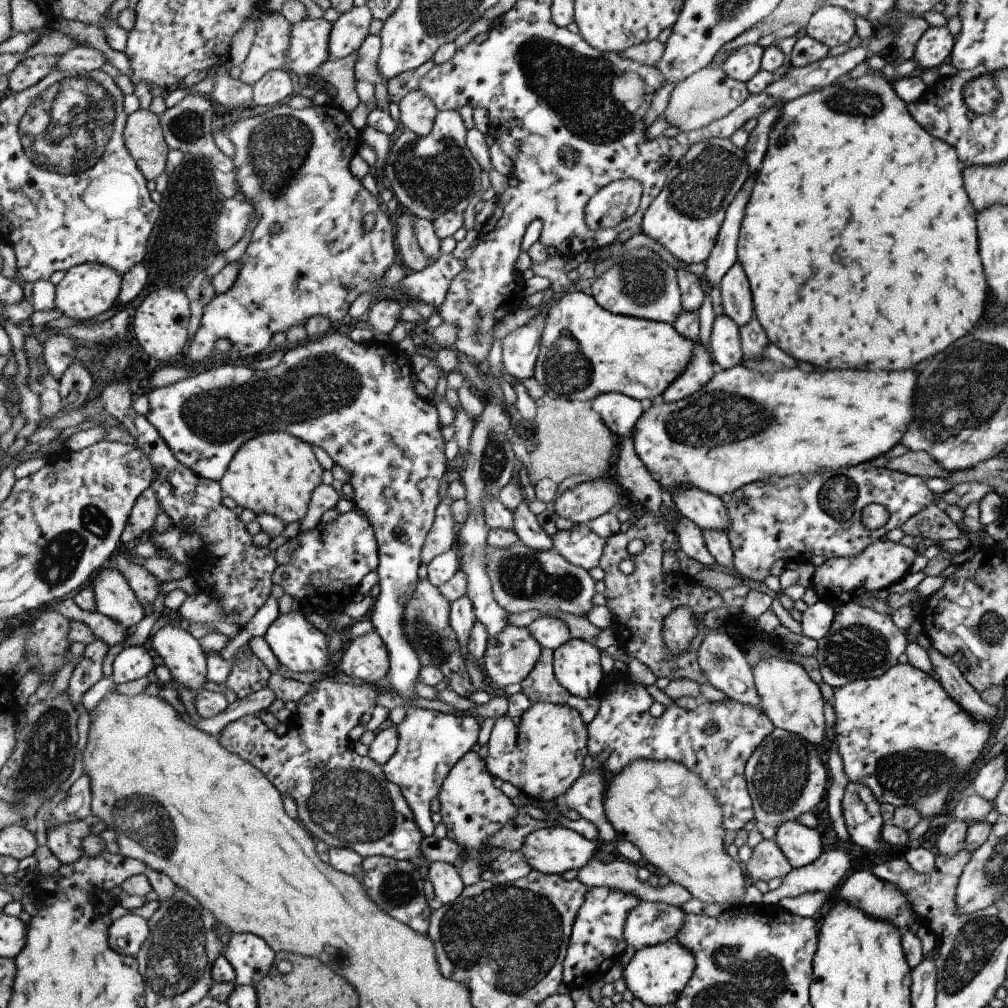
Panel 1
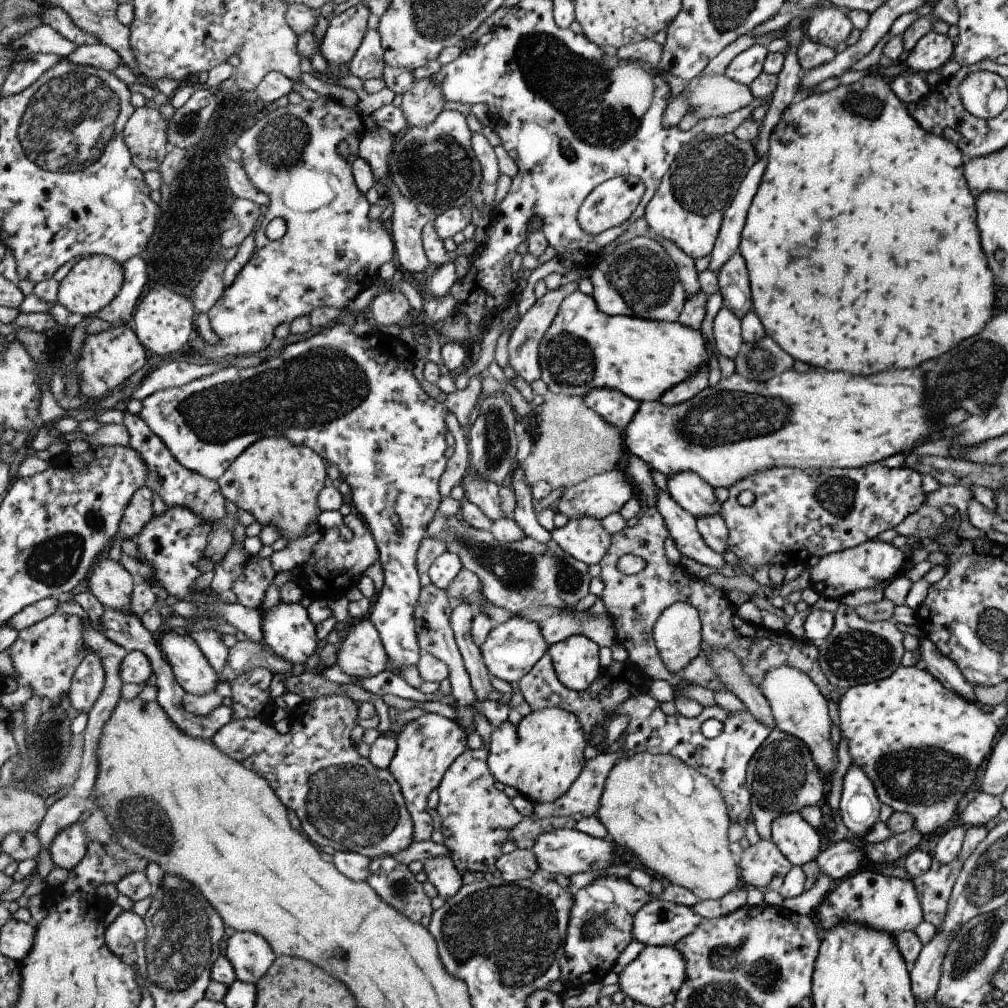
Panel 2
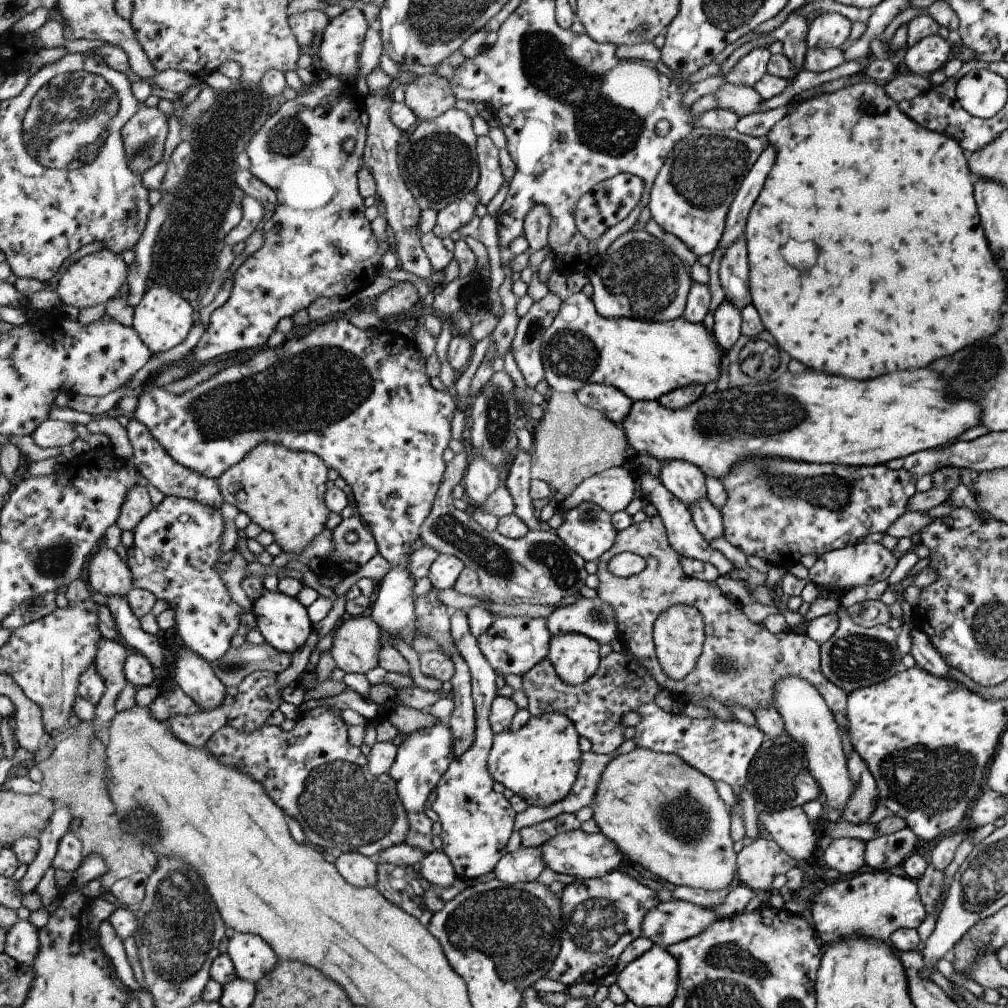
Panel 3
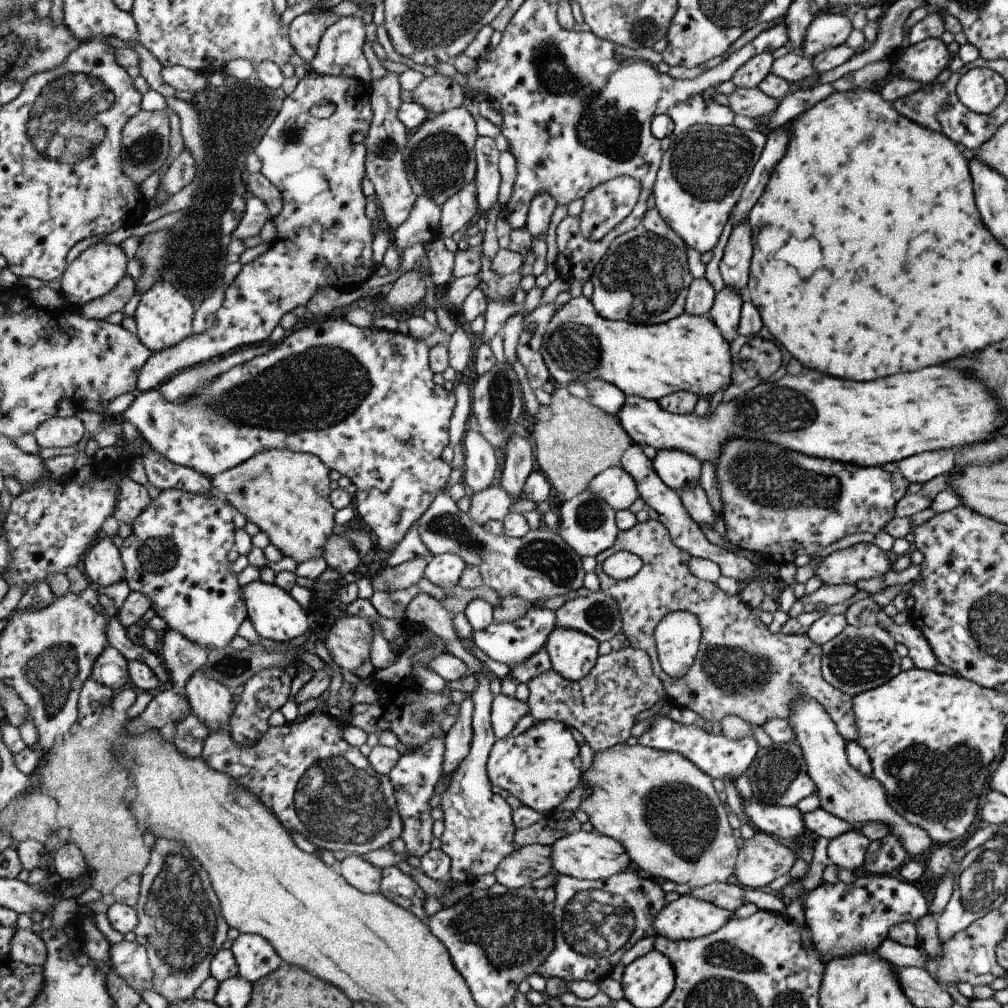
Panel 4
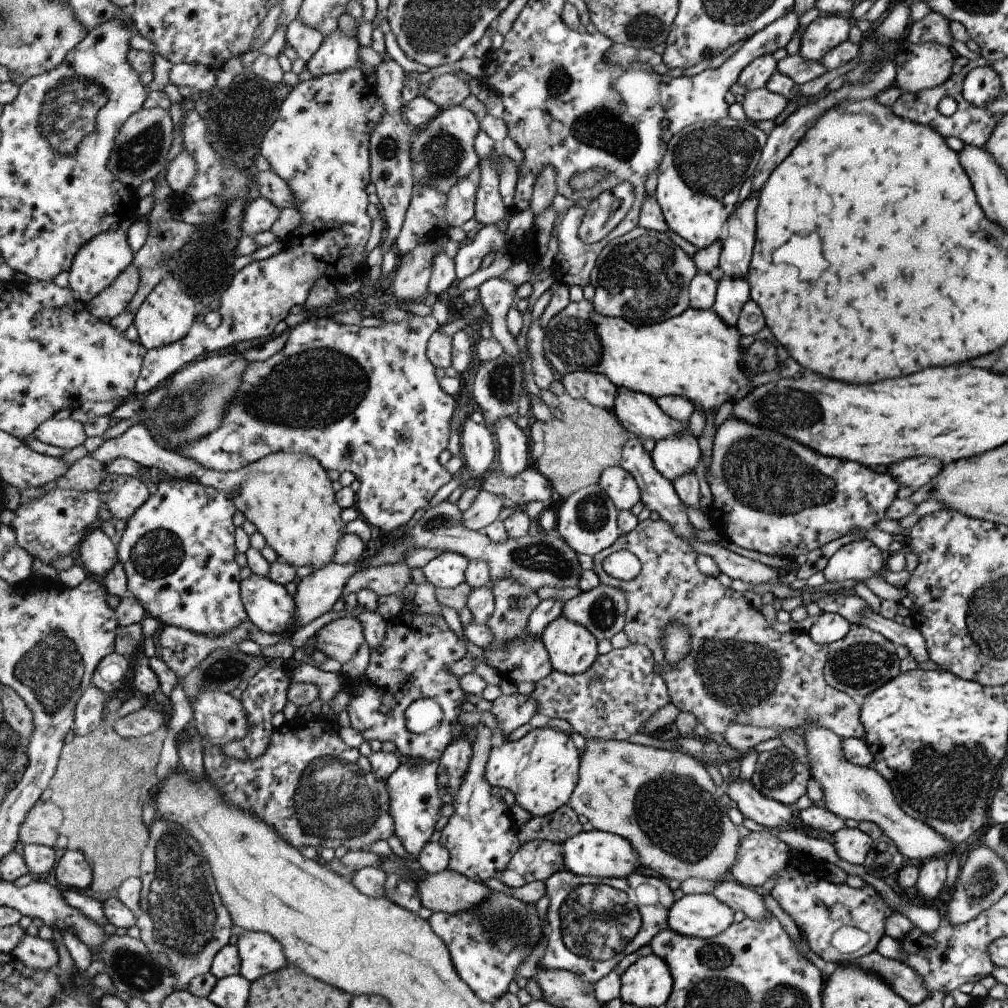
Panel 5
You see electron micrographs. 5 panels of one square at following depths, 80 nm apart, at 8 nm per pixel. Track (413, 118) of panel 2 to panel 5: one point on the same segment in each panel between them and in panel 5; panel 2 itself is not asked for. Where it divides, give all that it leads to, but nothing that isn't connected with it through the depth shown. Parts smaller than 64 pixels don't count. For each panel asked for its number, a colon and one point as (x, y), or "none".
3: (430, 96)
4: (439, 94)
5: (447, 91)

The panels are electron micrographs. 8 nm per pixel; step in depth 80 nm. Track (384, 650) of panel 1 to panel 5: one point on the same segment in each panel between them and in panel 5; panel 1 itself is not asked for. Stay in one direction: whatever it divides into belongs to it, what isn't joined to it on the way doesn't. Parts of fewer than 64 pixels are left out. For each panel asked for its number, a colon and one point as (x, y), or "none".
2: (362, 654)
3: (355, 644)
4: (349, 640)
5: (339, 640)

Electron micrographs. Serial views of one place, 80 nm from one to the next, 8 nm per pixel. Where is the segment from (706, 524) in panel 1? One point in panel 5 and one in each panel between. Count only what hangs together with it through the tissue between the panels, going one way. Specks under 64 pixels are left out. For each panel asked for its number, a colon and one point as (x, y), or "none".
2: (693, 495)
3: (687, 483)
4: (677, 470)
5: (676, 454)

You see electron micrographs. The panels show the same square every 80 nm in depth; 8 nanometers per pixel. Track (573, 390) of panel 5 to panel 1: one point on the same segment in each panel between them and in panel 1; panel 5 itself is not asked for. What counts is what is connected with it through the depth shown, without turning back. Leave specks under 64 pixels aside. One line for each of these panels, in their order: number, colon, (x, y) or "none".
1: (619, 413)
2: (617, 410)
3: (614, 406)
4: (598, 393)

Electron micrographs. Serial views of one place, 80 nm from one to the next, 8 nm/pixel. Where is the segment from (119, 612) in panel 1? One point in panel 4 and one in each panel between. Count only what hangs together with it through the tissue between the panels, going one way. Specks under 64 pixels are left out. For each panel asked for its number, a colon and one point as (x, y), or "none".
2: (111, 582)
3: (108, 574)
4: (104, 565)

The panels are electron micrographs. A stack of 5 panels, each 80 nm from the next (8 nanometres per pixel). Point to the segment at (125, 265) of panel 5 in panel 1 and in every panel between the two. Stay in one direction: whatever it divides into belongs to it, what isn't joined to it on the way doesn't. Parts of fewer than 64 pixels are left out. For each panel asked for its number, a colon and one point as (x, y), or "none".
1: (87, 290)
2: (92, 284)
3: (97, 278)
4: (97, 271)

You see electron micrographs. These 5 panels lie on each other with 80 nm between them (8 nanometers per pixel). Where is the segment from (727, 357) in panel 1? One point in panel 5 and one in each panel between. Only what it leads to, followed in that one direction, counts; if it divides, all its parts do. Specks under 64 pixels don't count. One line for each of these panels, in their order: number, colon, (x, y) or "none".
2: (726, 333)
3: (726, 330)
4: (725, 312)
5: (731, 294)

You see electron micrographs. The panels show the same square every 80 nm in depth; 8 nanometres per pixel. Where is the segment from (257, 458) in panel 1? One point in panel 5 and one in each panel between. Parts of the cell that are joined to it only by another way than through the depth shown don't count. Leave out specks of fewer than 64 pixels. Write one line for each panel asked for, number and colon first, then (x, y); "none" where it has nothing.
2: (278, 482)
3: (283, 491)
4: (287, 494)
5: (289, 497)

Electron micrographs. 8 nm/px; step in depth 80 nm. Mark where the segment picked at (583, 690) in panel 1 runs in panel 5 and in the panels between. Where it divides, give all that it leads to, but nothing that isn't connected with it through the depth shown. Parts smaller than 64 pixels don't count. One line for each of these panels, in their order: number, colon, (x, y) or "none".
2: (575, 659)
3: (574, 658)
4: (572, 654)
5: (571, 649)

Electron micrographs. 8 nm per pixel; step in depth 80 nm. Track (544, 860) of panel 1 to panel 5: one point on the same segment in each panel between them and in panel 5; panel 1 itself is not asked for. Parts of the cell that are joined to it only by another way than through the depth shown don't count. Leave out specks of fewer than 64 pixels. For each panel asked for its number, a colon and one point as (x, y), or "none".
2: (565, 851)
3: (575, 853)
4: (583, 855)
5: (601, 855)

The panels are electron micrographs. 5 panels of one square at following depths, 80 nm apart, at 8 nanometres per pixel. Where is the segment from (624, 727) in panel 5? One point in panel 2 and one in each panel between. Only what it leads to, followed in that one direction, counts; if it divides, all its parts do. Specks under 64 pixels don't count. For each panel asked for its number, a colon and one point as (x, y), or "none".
2: (541, 688)
3: (621, 684)
4: (602, 706)

